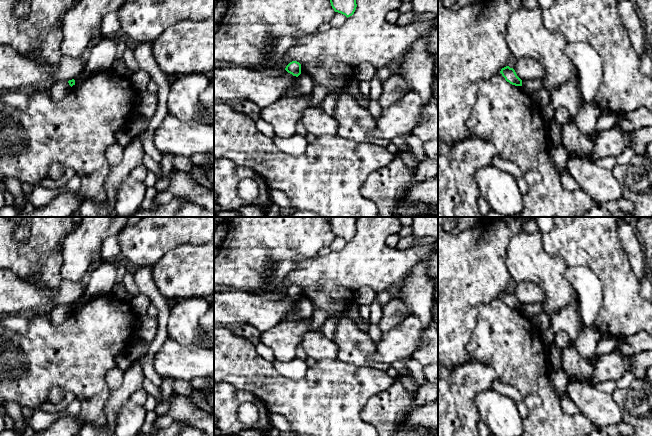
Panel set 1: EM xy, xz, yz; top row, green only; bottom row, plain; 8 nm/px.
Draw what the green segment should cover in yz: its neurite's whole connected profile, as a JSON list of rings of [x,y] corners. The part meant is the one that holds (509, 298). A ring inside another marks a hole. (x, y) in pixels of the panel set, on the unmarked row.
[[[506,290],[501,293],[500,297],[507,306],[515,310],[522,310],[522,304],[517,300],[515,294]]]

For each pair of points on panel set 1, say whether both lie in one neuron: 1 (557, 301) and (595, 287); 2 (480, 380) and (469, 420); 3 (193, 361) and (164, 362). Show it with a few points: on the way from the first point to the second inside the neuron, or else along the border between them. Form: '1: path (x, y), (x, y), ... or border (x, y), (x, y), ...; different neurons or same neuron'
1: border (564, 273), (564, 276), (576, 293), (578, 305); different neurons
2: path (470, 390), (468, 392), (468, 410); same neuron
3: path (186, 361), (171, 361); same neuron

